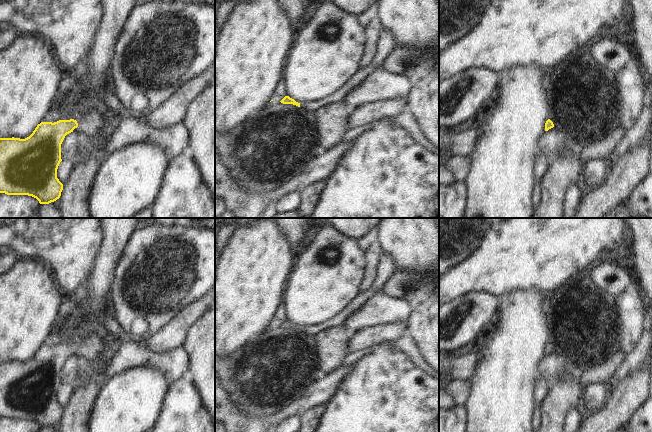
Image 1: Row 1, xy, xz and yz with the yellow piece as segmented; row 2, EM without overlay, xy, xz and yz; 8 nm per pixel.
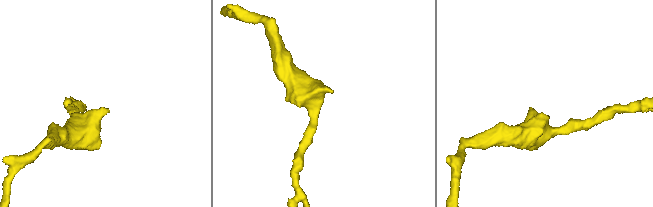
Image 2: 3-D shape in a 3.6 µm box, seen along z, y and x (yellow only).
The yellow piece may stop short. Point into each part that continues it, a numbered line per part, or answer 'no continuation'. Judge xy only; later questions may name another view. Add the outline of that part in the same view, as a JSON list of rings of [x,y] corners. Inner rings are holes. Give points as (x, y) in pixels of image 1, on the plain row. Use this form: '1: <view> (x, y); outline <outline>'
1: xy (93, 347); outline [[[92,334],[85,342],[77,343],[78,351],[73,355],[87,360],[94,360],[99,357],[107,344],[114,341],[114,337],[109,335],[106,339],[100,340],[98,335]]]

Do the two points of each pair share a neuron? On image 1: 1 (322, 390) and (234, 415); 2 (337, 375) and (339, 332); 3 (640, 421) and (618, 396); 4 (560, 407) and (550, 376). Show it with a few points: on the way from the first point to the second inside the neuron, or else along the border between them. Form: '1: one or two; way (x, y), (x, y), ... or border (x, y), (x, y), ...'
1: one; way (300, 398), (293, 401), (275, 418), (256, 421)
2: two; border (340, 364), (321, 378), (316, 379)
3: two; border (641, 404), (627, 421)
4: two; border (570, 371), (558, 376), (549, 384)

